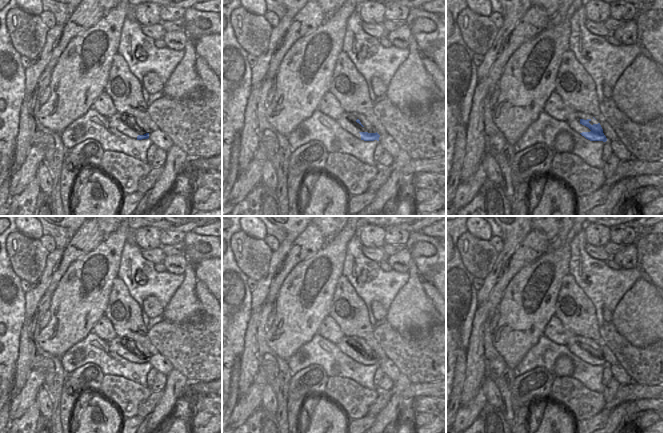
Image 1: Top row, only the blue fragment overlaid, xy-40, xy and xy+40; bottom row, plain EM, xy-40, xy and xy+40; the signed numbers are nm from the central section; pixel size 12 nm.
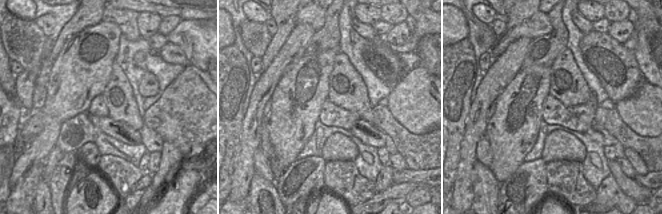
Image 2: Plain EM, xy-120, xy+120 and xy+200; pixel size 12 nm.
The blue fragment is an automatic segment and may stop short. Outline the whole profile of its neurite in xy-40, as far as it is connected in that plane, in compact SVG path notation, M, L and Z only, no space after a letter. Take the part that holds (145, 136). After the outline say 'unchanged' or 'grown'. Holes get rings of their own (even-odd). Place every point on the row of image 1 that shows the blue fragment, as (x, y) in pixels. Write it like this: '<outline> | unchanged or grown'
M115 113L107 117L108 125L132 139L148 139L152 132L141 121L127 113Z | grown

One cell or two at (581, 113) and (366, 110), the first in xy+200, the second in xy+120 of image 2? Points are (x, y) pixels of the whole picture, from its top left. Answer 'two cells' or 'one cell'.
two cells

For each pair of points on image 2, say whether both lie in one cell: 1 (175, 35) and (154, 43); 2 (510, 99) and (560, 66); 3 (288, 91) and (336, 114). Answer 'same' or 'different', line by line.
1: different
2: different
3: different

